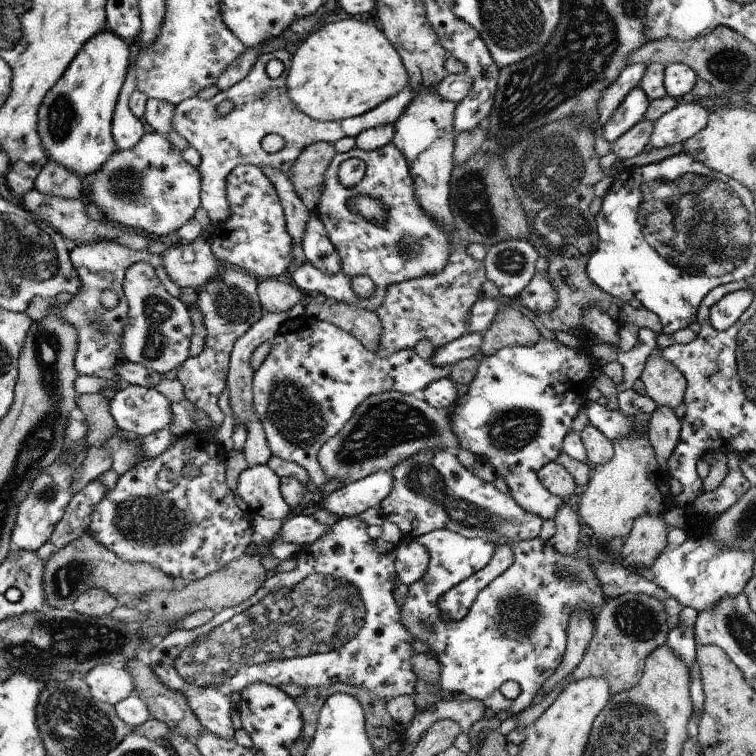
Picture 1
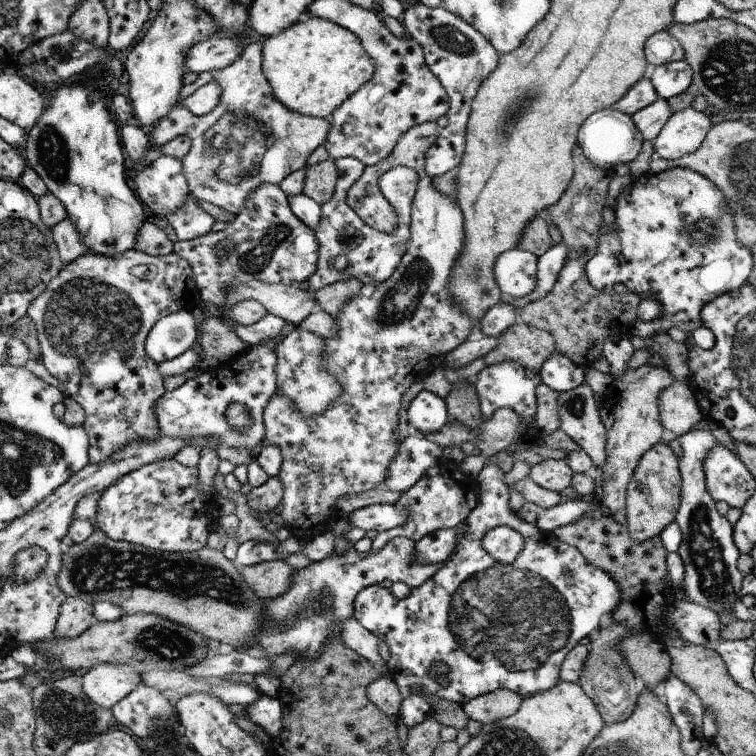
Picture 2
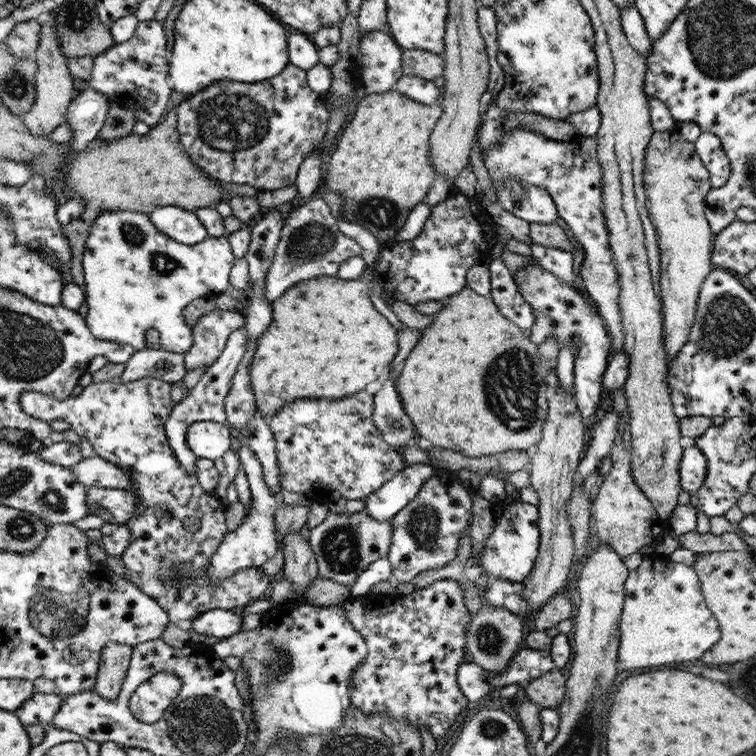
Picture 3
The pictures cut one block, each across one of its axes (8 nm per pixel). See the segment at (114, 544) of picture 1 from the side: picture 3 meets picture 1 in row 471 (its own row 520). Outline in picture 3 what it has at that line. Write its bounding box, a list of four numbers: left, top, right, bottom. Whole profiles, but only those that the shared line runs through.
[21,377,272,622]

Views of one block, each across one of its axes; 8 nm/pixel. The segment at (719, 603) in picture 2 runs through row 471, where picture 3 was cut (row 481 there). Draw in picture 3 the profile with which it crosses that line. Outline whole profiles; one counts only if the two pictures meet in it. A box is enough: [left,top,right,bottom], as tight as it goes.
[679,444,707,494]

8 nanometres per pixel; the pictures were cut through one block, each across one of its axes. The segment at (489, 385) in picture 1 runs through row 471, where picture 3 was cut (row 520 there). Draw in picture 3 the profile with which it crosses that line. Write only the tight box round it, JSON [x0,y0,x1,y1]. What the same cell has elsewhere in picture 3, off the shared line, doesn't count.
[478,498,540,583]

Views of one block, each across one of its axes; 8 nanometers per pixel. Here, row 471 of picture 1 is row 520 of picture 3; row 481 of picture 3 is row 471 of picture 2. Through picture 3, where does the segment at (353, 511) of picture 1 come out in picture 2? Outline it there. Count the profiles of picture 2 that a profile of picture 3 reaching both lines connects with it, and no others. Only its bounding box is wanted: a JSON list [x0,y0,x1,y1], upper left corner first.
[381,433,444,492]

